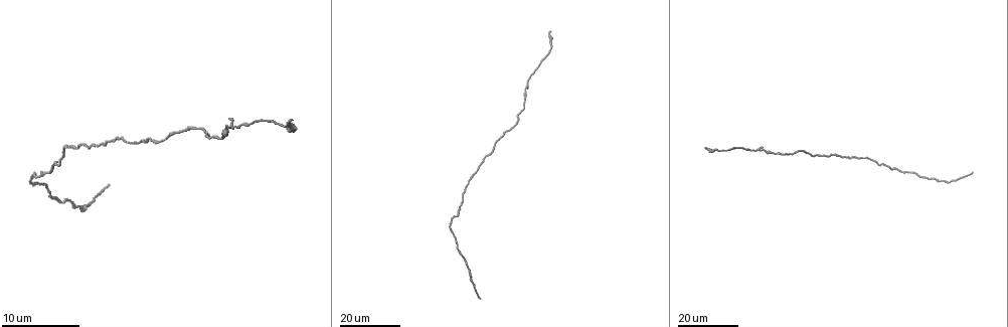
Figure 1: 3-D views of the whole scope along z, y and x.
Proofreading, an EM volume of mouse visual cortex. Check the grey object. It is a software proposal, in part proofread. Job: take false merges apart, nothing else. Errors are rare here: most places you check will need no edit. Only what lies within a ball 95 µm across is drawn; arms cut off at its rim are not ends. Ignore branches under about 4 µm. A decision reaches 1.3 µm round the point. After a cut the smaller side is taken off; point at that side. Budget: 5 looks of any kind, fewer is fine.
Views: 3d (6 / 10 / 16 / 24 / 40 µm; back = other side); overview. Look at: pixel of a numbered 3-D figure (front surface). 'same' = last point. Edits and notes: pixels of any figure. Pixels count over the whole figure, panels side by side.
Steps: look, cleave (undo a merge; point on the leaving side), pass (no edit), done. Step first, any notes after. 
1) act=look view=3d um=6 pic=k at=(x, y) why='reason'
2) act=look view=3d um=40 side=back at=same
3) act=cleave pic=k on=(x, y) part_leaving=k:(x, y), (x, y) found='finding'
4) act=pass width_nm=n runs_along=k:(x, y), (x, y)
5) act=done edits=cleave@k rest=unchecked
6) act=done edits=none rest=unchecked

act=look view=3d um=24 pic=1 at=(527, 82)

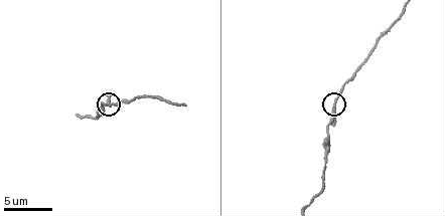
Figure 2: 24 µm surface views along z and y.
act=look view=3d um=6 pic=2 at=(111, 105) why='closer look'

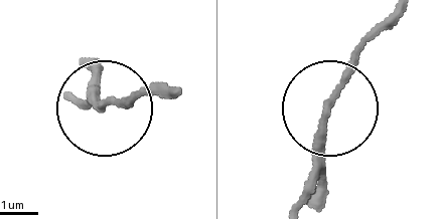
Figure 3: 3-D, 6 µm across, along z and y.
act=pass runs_along=3:(74, 104), (150, 94) found='one cell here'

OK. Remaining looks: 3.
act=look view=3d um=10 pic=2 at=(323, 177) why='sudden change in width'

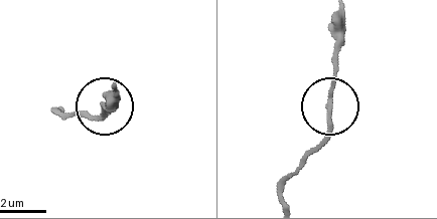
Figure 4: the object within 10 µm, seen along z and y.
act=pass runs_along=4:(281, 201), (283, 184), (325, 132), (333, 47) found='all the same cell'

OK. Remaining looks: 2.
act=look view=3d um=24 pic=1 at=(37, 175) why='three-way junction'

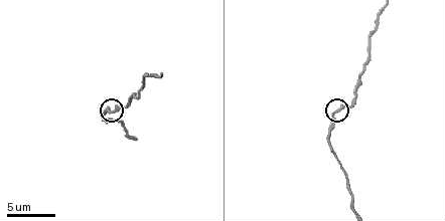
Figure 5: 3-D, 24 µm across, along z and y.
act=look view=3d um=6 pic=5 at=(110, 110)

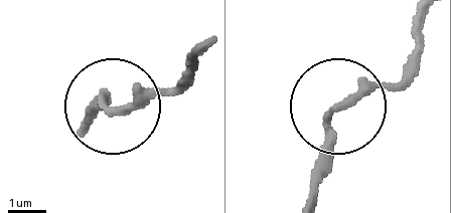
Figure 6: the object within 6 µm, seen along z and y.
act=pass width_nm=170 runs_along=6:(426, 15), (410, 62), (336, 104), (333, 159), (314, 197) found='all the same cell'

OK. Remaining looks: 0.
act=done edits=none rest=unchecked

